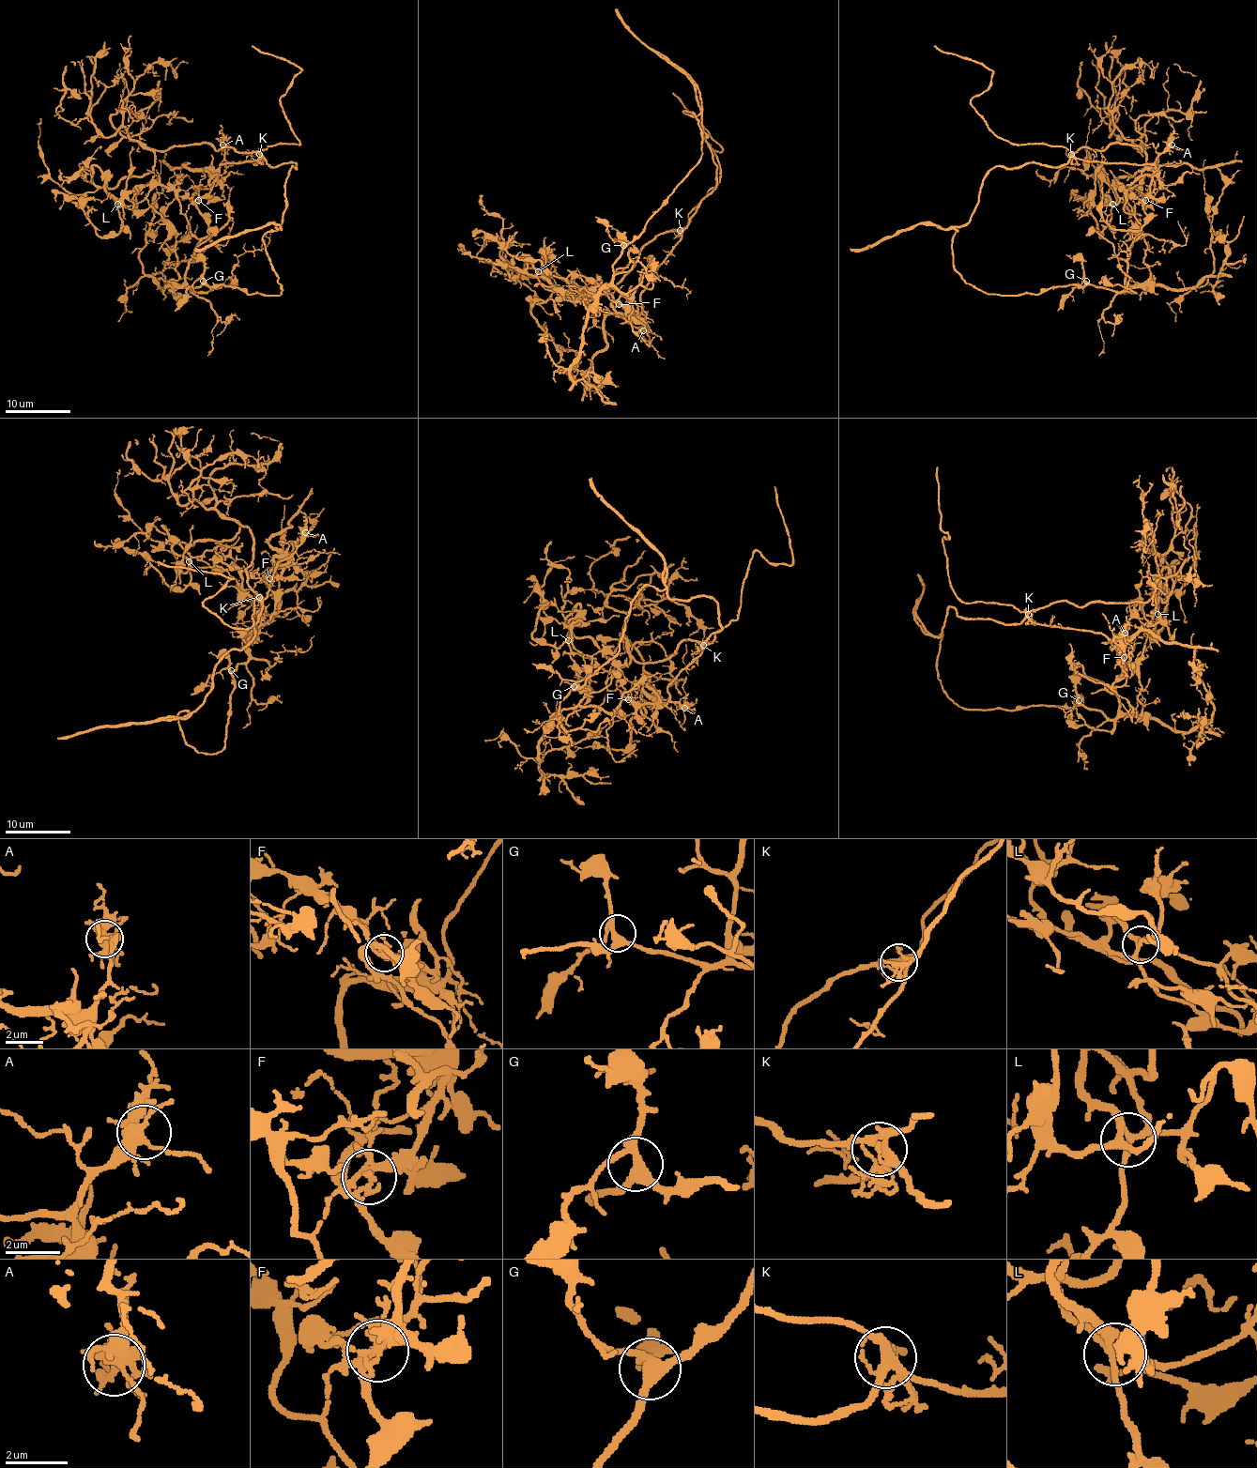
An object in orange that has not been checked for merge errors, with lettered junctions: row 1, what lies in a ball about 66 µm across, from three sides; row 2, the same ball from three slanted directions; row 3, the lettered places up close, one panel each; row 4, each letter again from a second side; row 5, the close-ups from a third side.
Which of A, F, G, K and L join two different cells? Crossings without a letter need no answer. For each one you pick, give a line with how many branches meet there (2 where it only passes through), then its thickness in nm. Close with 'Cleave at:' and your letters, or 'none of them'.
F: 5 | 280 nm
K: 6 | 320 nm
Cleave at: F, K

